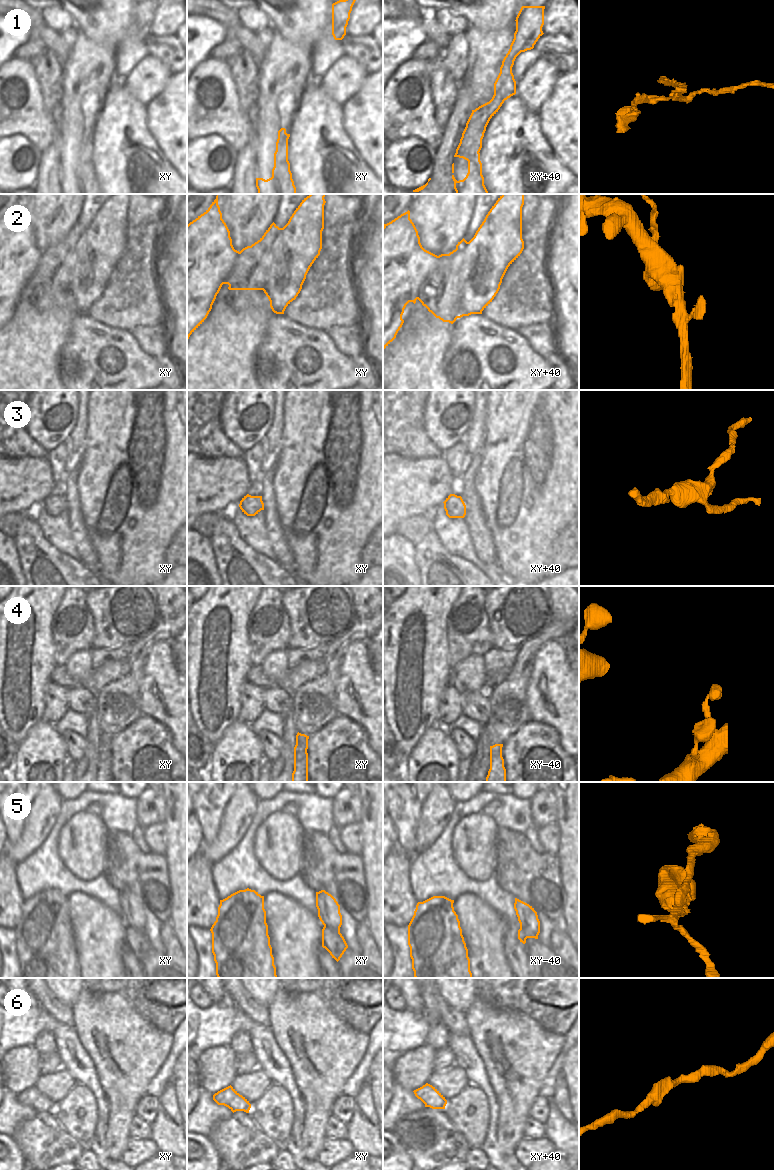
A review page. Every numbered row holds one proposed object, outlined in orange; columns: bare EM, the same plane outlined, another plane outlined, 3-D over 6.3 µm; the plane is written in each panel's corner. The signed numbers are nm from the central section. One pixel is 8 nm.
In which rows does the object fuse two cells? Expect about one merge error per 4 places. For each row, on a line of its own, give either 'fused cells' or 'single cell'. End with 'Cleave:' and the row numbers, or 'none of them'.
1: fused cells
2: fused cells
3: single cell
4: single cell
5: fused cells
6: single cell
Cleave: 1, 2, 5

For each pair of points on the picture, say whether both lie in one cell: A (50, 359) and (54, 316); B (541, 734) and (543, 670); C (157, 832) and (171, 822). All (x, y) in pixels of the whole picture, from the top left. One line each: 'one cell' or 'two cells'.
A: one cell
B: two cells
C: two cells

